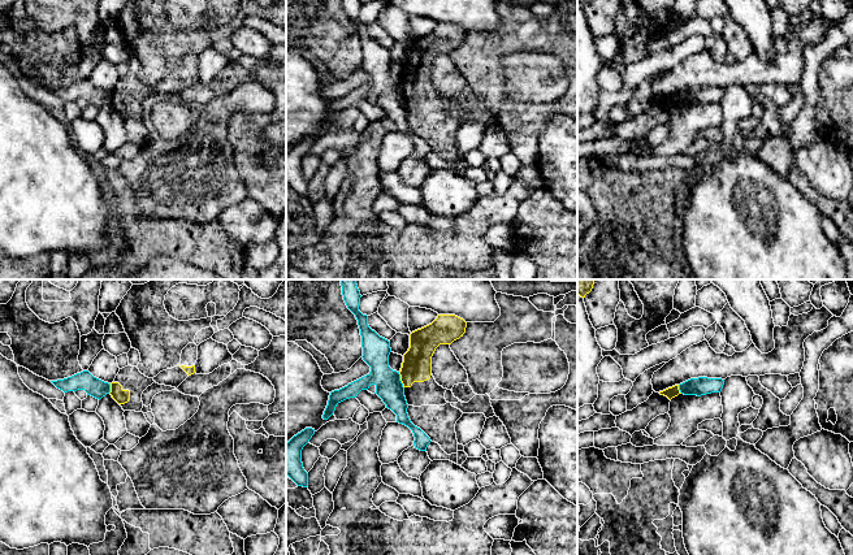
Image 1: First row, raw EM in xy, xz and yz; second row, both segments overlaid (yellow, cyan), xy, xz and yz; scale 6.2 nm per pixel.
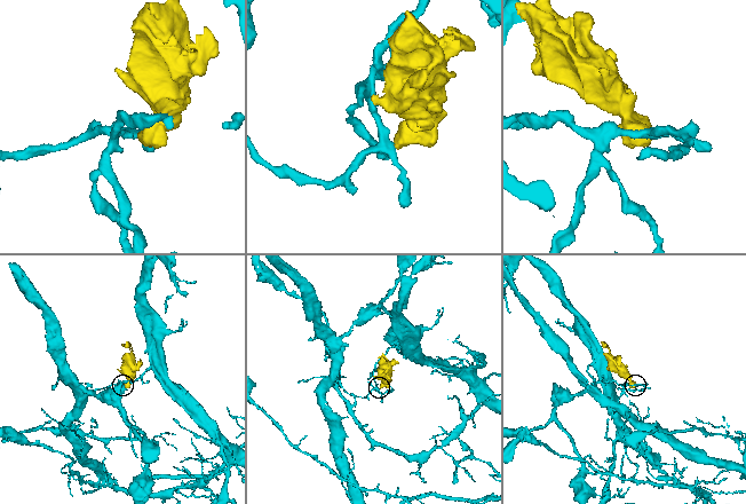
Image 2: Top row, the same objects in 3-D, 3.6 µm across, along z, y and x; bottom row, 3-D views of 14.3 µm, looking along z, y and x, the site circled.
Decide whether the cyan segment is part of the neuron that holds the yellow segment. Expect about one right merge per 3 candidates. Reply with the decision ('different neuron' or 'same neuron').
different neuron

